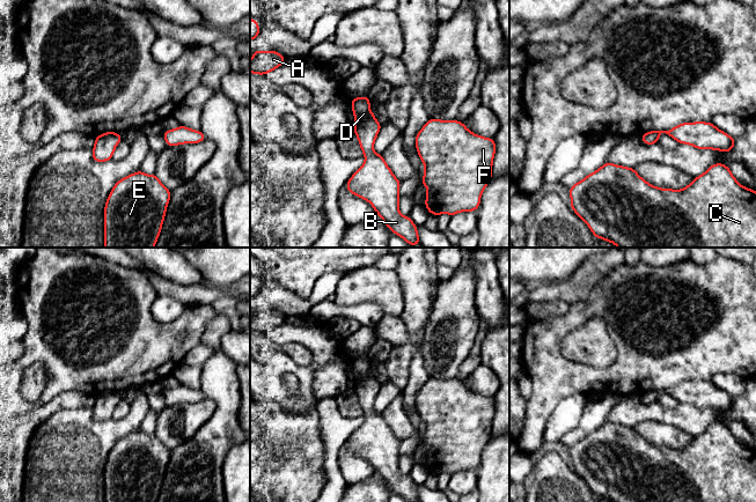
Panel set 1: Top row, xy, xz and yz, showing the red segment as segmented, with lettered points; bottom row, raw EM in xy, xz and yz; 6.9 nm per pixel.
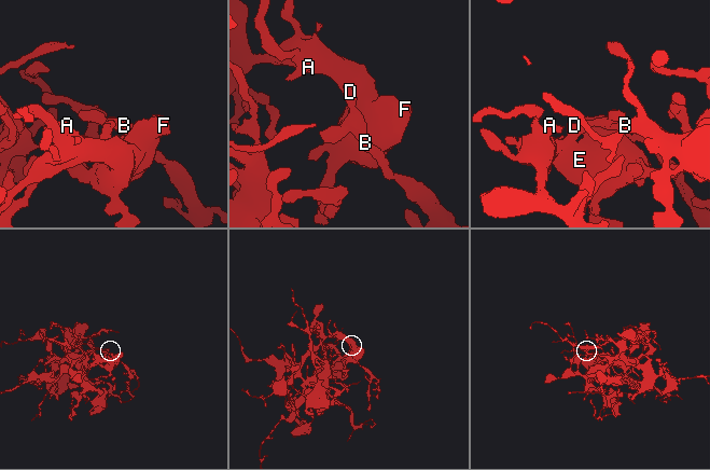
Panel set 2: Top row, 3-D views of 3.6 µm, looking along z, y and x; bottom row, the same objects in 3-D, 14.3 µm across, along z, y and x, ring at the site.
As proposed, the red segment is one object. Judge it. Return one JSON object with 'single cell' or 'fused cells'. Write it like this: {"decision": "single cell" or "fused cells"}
{"decision": "single cell"}

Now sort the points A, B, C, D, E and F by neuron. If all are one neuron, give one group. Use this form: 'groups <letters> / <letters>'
groups A B C D E F

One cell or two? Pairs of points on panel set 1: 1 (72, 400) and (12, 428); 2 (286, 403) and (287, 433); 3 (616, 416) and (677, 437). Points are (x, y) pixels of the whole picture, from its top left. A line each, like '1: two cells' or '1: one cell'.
1: one cell
2: two cells
3: two cells

